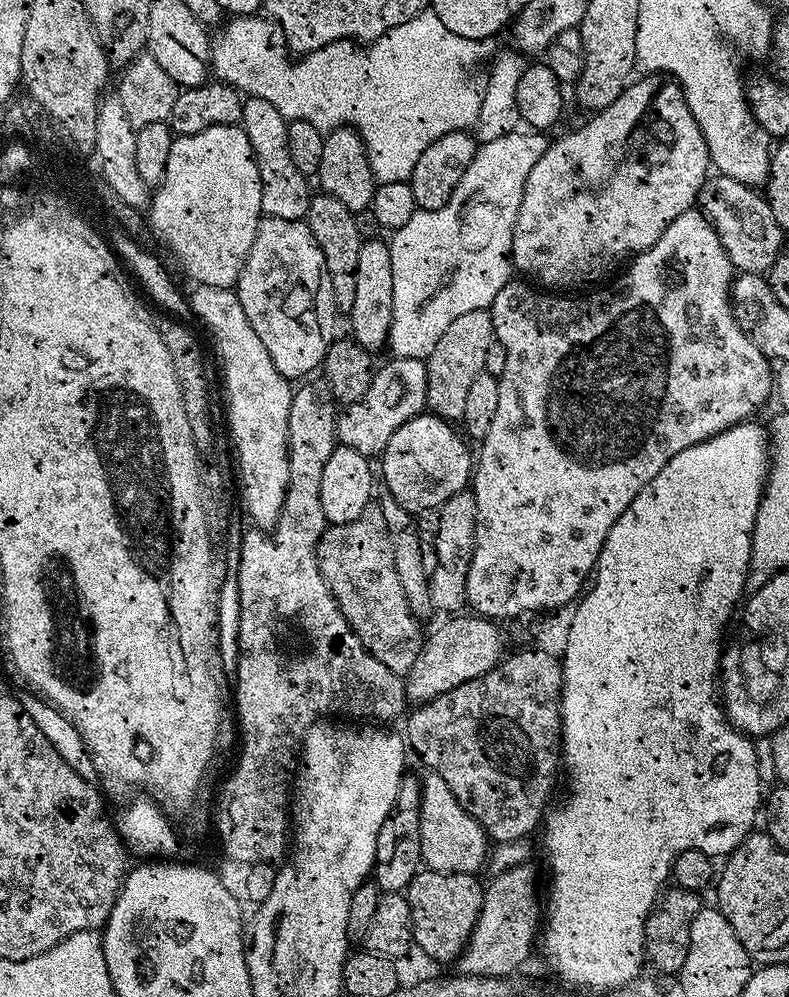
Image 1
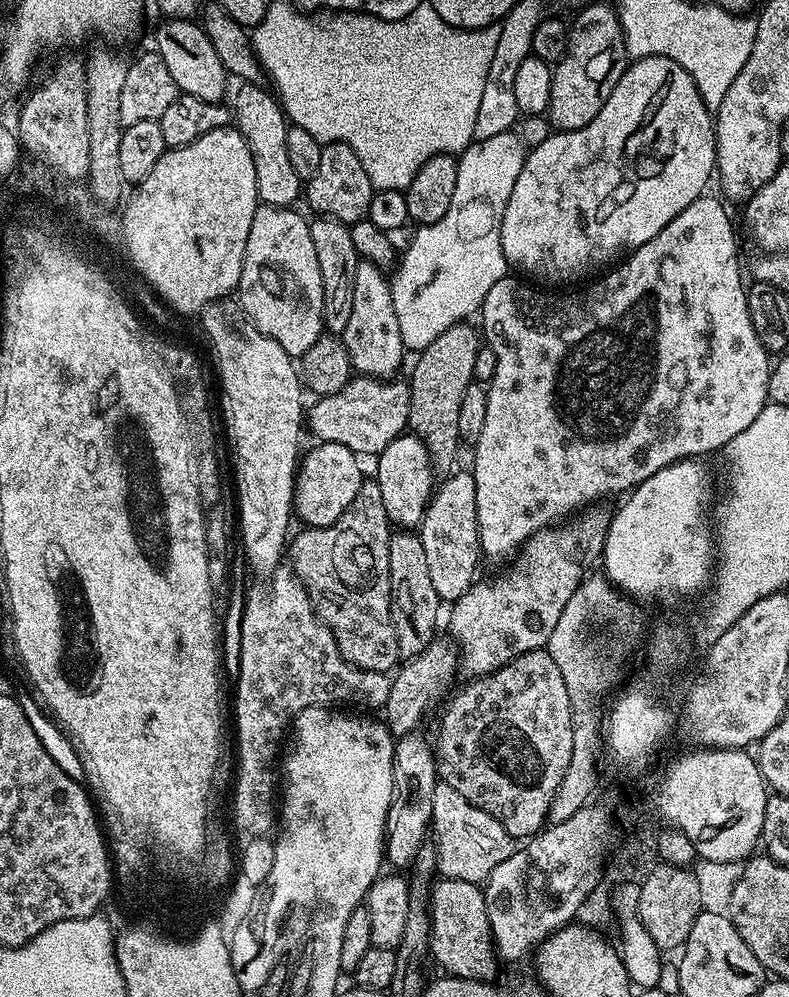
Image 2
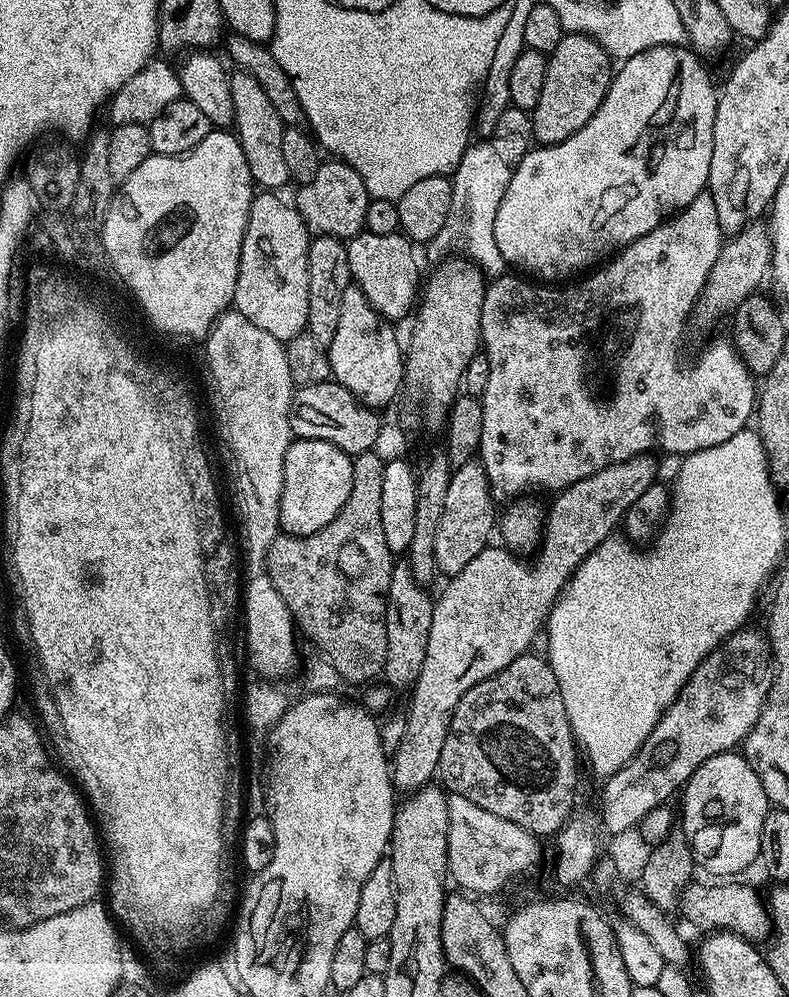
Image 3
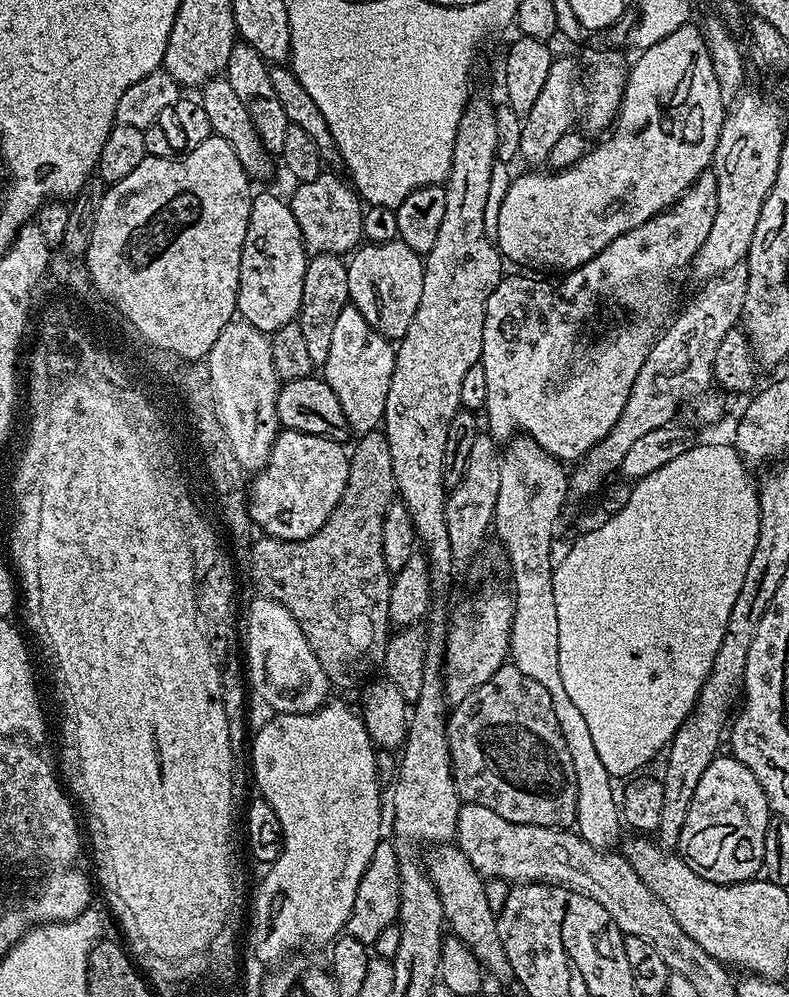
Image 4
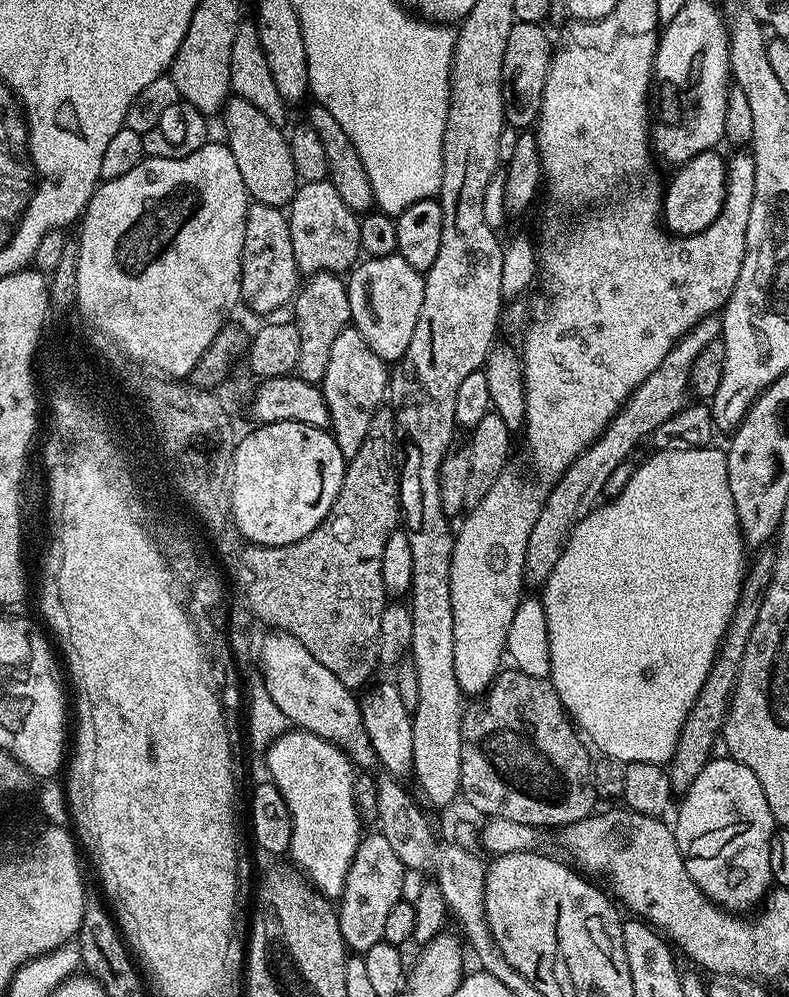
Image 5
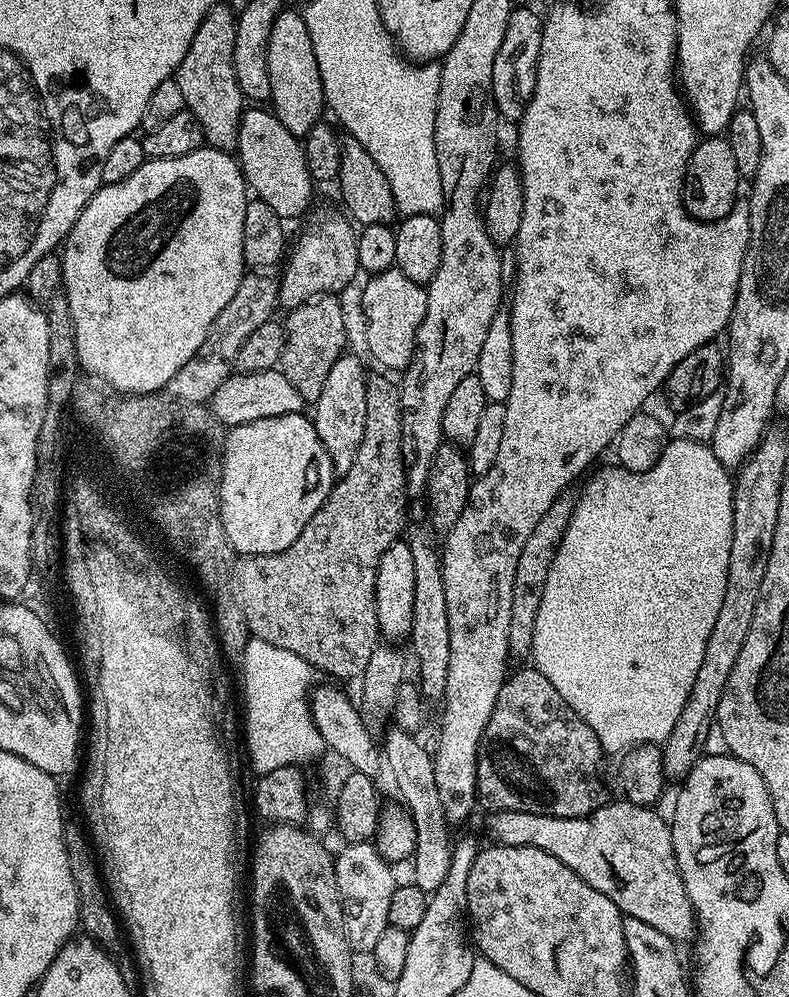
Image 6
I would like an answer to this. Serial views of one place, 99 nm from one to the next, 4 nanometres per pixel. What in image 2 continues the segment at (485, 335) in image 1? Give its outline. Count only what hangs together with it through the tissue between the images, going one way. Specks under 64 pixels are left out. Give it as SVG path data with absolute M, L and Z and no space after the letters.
M461 322L442 330L430 346L426 346L417 356L412 368L410 390L410 410L408 428L426 446L428 457L432 459L432 470L443 478L453 471L456 451L462 447L458 434L458 410L462 406L462 394L474 383L474 358L482 346L479 331L471 328L471 323Z

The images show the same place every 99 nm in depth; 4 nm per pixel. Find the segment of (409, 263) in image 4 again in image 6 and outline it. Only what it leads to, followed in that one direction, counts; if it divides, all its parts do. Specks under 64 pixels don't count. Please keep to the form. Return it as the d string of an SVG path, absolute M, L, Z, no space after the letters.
M395 266L369 275L367 279L360 304L364 307L364 340L368 343L368 352L382 367L403 370L413 363L416 354L418 326L422 326L426 314L427 287L410 282Z

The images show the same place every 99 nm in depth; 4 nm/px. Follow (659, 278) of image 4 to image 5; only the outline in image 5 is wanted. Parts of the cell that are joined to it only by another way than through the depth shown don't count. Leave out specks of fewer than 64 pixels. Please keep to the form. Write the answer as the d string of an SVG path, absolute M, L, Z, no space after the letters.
M719 151L694 154L694 158L679 165L662 192L662 223L671 235L690 236L706 230L718 218L728 189L728 166Z

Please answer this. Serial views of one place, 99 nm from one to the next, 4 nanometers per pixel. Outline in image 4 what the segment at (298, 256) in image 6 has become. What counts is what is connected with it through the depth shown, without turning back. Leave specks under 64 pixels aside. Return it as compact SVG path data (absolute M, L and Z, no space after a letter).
M324 170L314 182L297 183L290 195L294 222L302 230L304 250L312 256L351 254L364 234L364 208L356 189L343 175L335 176L332 172L335 171Z

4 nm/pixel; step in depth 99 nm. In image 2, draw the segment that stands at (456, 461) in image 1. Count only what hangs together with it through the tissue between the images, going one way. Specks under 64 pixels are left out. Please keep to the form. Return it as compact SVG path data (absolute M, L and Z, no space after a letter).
M401 434L375 457L374 464L374 479L378 482L378 490L382 490L382 502L386 505L389 521L404 530L415 529L434 496L432 459L428 457L426 446L414 434Z

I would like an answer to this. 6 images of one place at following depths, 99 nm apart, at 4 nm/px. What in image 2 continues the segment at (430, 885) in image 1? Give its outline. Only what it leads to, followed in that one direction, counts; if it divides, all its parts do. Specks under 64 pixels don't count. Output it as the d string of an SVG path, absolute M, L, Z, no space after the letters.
M437 879L426 896L430 938L428 951L450 976L463 980L491 981L496 972L498 957L492 943L490 918L486 910L481 885L457 880Z

